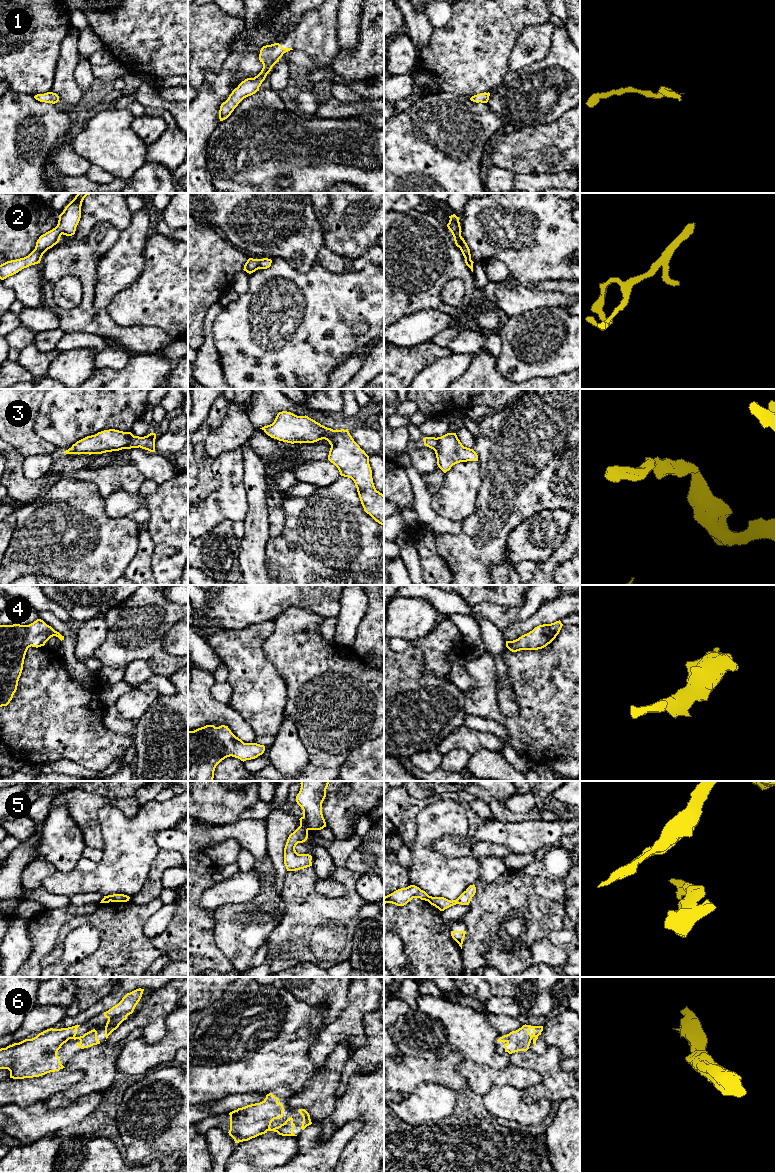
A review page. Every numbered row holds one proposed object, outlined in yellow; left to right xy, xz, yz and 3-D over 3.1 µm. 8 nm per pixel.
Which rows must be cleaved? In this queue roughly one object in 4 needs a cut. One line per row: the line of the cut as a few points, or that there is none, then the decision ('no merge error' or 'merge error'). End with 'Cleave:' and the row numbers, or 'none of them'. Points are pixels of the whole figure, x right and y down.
1: no cut | no merge error
2: no cut | no merge error
3: no cut | no merge error
4: no cut | no merge error
5: xz (300, 824), (308, 829) | merge error
6: no cut | no merge error
Cleave: 5

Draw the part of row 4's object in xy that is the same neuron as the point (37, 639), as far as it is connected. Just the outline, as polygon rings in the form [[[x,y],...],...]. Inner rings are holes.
[[[37,619],[29,625],[0,625],[0,707],[7,706],[17,690],[28,648],[44,646],[53,636],[58,637],[61,641],[64,640],[64,636],[41,619]]]

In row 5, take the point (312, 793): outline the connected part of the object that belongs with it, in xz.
[[[301,781],[301,788],[296,796],[297,804],[303,810],[300,825],[308,830],[321,830],[326,827],[322,814],[322,803],[330,781]]]

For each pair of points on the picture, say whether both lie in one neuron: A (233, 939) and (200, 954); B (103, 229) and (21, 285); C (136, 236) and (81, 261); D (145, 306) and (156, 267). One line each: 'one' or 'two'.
A: two
B: two
C: two
D: one

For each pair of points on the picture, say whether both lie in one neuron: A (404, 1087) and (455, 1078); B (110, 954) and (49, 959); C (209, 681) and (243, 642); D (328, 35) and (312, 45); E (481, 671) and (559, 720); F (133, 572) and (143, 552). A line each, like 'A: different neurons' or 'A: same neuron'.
A: same neuron
B: same neuron
C: different neurons
D: same neuron
E: same neuron
F: same neuron

